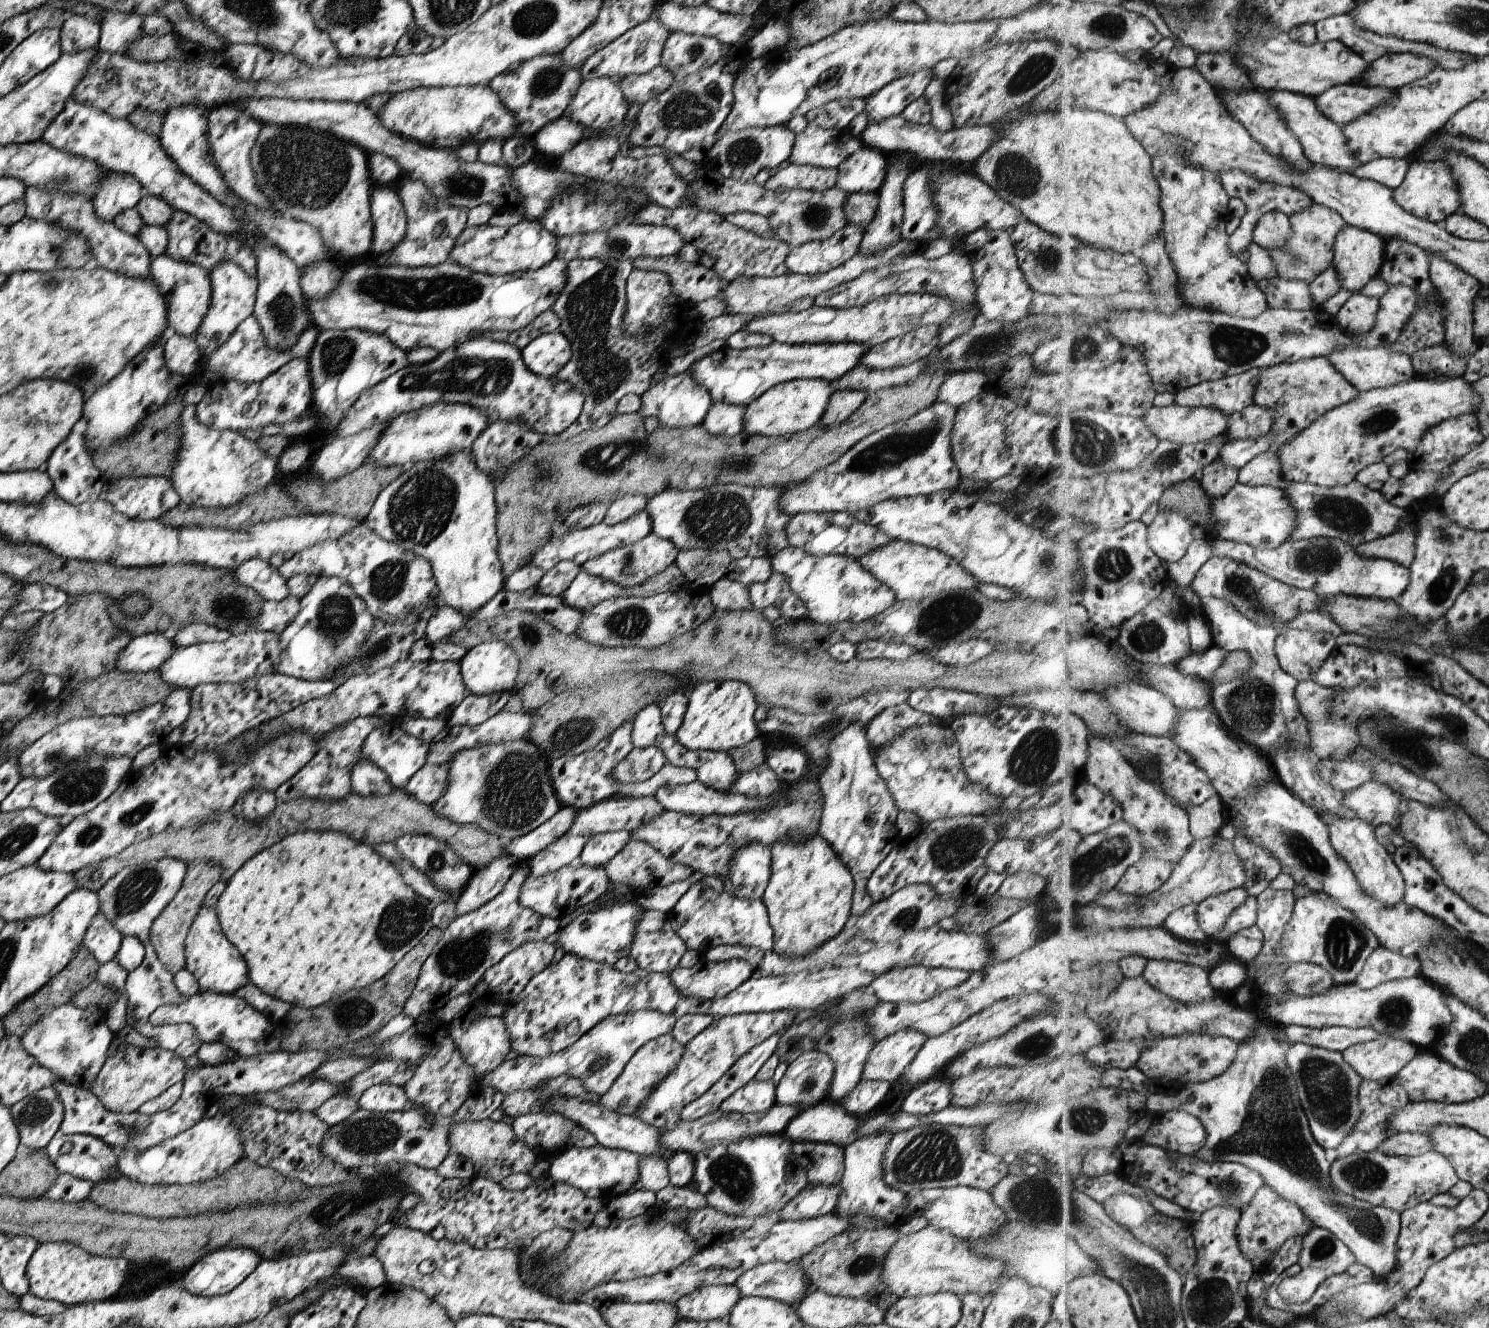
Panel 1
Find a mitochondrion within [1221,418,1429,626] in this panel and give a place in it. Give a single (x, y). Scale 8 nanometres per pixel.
(1348, 515)

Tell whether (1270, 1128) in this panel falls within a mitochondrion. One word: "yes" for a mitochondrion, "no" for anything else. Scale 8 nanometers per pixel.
yes

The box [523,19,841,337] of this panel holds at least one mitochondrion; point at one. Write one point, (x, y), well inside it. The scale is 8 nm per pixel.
(689, 110)

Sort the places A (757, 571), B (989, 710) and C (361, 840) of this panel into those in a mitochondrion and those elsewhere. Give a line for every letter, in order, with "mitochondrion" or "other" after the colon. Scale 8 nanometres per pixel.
A: other
B: other
C: other

